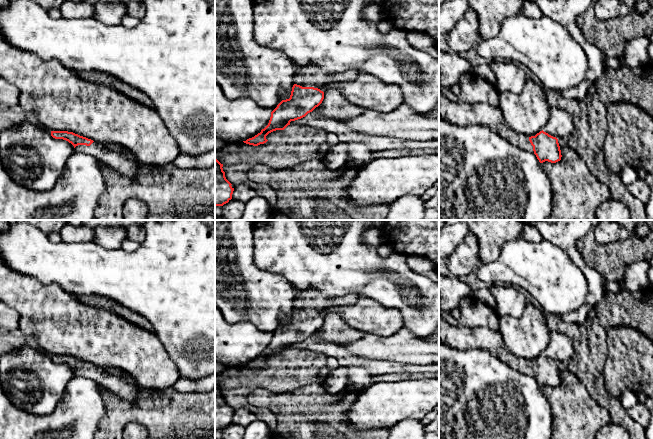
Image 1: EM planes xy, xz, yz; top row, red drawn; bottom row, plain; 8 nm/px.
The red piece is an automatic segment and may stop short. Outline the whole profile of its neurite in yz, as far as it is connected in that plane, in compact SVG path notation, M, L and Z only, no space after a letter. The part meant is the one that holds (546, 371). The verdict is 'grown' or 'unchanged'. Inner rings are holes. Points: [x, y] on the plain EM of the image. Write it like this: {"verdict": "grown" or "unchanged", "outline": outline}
{"verdict": "grown", "outline": "M440 308L439 339L444 345L460 350L487 350L512 369L533 376L540 387L545 385L556 387L561 384L561 374L556 361L543 354L531 361L517 357L507 348L498 329L459 325L446 317Z"}

